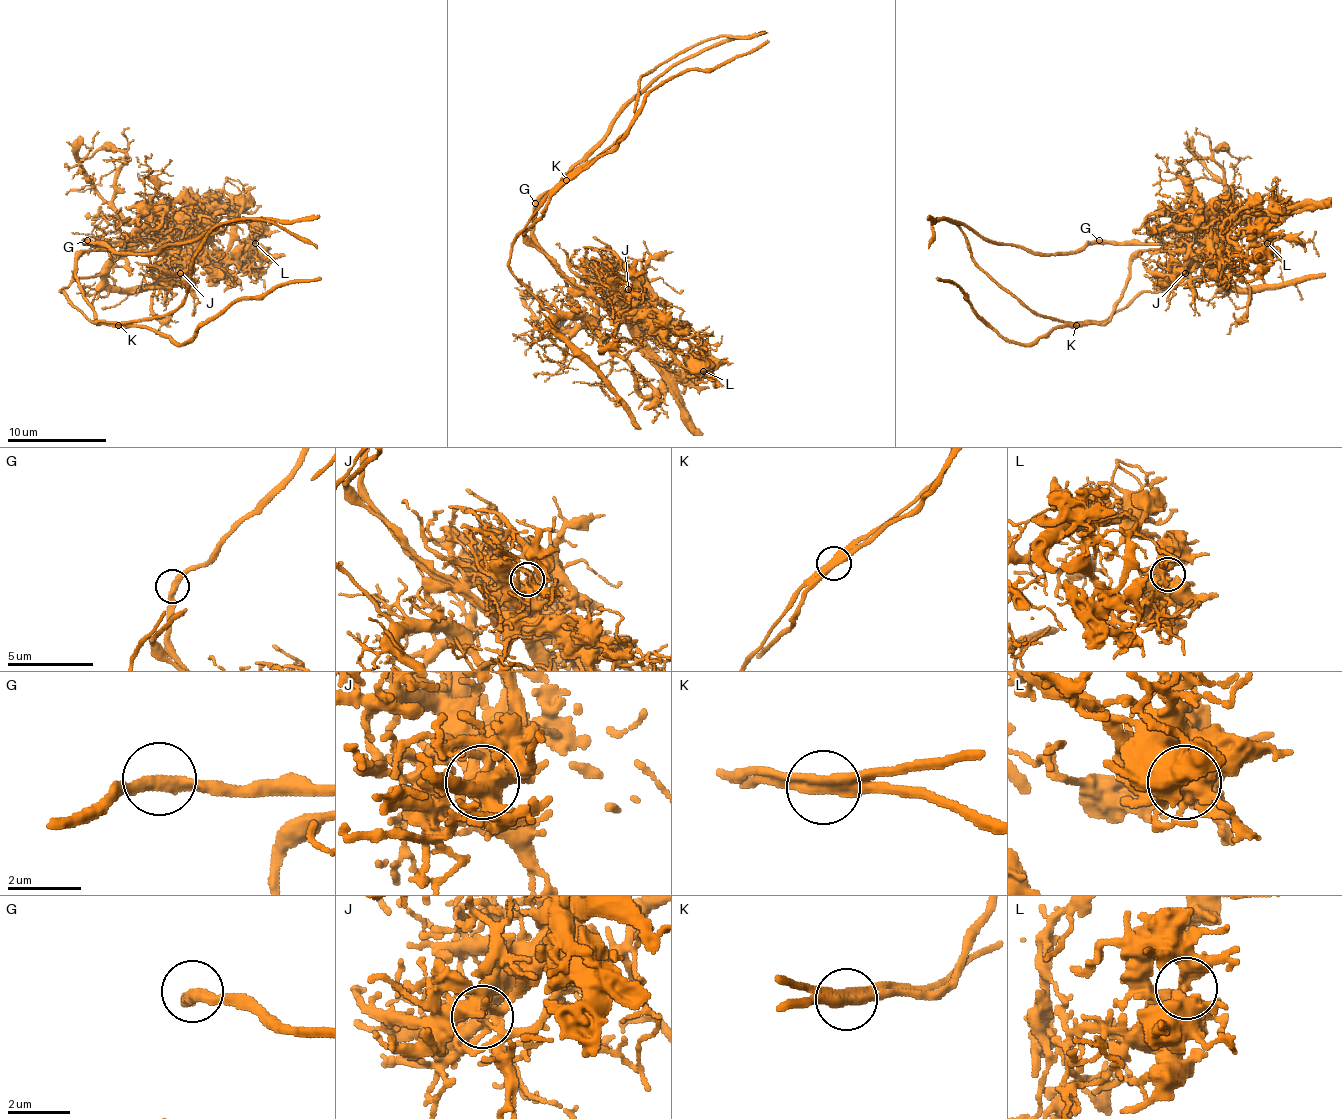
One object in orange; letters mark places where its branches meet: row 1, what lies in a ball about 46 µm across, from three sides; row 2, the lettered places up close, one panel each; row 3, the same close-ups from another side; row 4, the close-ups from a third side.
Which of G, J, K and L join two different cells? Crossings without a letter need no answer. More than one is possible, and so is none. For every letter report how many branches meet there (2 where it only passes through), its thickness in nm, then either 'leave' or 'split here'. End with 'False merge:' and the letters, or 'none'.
G: 2 branches meet; 360 nm thick; leave
J: 6 branches meet; 260 nm thick; split here
K: 2 branches meet; 380 nm thick; split here
L: 5 branches meet; 420 nm thick; leave
False merge: J, K

